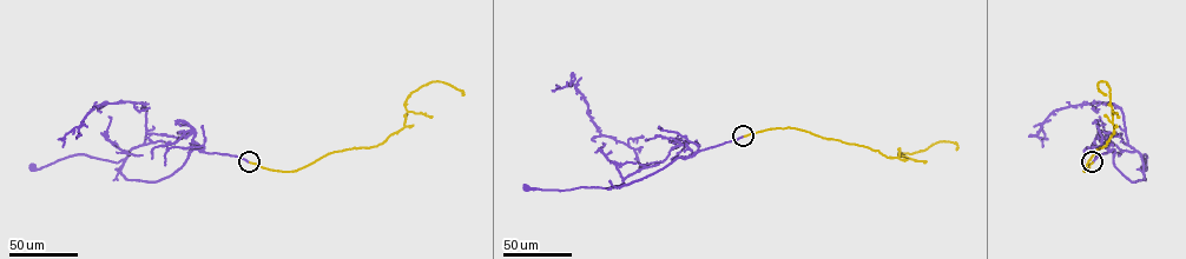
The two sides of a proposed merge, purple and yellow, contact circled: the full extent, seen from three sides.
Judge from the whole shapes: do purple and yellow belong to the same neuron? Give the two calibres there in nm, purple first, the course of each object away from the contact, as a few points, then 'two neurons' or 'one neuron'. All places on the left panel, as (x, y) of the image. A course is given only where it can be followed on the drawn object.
200/200 nm | purple via (249, 161), (193, 150), (183, 165), (156, 181), (127, 179), (120, 172), (124, 159), (83, 154), (33, 167) | yellow via (249, 161), (294, 171), (334, 152), (376, 146), (404, 126), (404, 103), (420, 87), (439, 81), (462, 94) | two neurons

